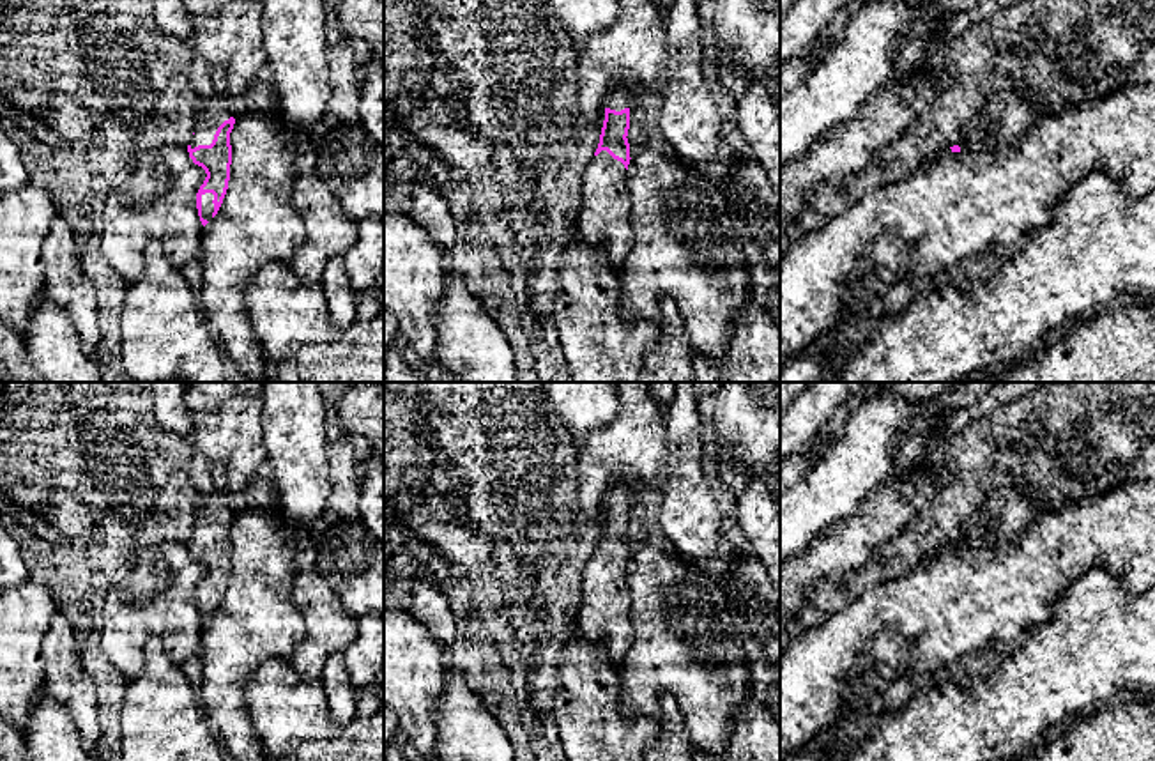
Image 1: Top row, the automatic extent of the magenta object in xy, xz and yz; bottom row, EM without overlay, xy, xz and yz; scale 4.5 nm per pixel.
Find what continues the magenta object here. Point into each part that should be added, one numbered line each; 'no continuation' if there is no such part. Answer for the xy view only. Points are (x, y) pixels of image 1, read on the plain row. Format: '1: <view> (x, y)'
1: xy (213, 508)
2: xy (207, 604)

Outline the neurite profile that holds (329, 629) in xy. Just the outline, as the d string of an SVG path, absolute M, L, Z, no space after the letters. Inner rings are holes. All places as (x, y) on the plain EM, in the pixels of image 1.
M315 568L297 572L292 600L306 621L306 635L292 664L302 676L317 678L329 655L354 642L359 621L345 612L340 596Z

